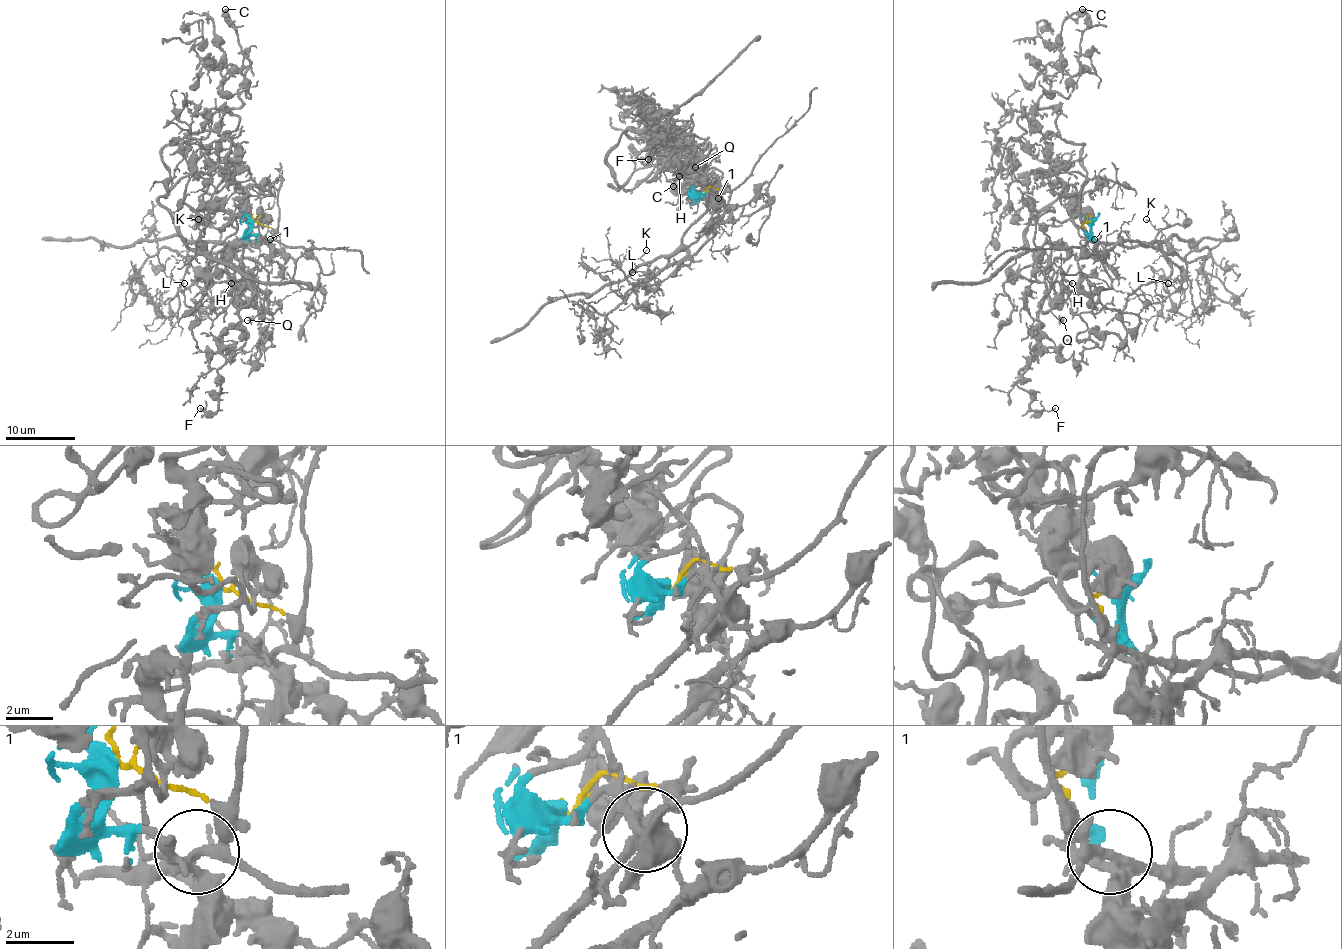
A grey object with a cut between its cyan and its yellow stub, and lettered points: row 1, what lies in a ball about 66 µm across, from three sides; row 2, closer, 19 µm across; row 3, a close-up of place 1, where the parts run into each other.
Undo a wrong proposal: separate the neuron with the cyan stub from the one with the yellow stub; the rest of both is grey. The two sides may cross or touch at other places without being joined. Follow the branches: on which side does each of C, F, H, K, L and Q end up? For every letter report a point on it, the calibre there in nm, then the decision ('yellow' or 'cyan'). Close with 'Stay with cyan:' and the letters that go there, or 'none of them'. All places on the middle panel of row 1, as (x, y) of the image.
C: at (673, 186); 460 nm thick; cyan
F: at (648, 159); 140 nm thick; cyan
H: at (679, 176); 190 nm thick; cyan
K: at (646, 250); 90 nm thick; yellow
L: at (632, 272); 140 nm thick; yellow
Q: at (695, 167); 170 nm thick; cyan
Stay with cyan: C, F, H, Q

